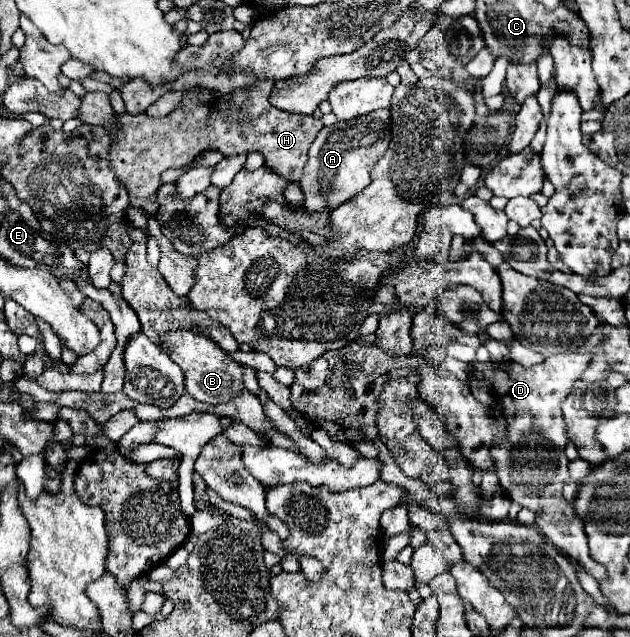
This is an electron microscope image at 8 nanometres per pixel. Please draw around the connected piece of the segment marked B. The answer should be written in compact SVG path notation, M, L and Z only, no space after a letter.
M170 332L164 336L162 350L168 352L168 356L182 368L184 378L186 378L186 392L206 404L224 404L234 400L242 390L244 390L244 380L242 380L242 366L236 364L226 352L222 352L212 340L194 334L194 332Z

